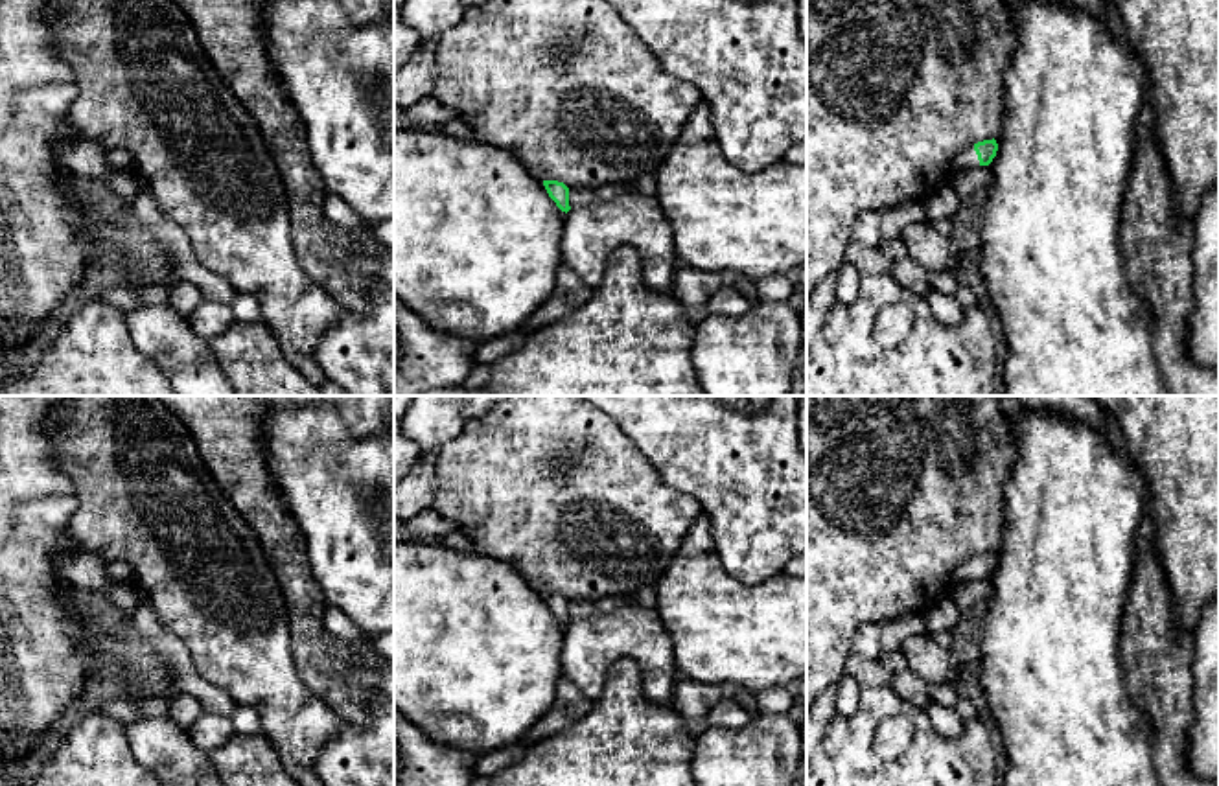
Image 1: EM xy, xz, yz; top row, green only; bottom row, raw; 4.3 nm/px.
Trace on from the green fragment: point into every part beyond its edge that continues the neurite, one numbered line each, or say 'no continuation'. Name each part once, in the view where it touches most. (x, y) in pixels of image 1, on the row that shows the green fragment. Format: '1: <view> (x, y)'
1: yz (943, 203)

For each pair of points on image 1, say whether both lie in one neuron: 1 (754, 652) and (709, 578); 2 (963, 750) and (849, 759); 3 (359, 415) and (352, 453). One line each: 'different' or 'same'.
1: same
2: same
3: different

